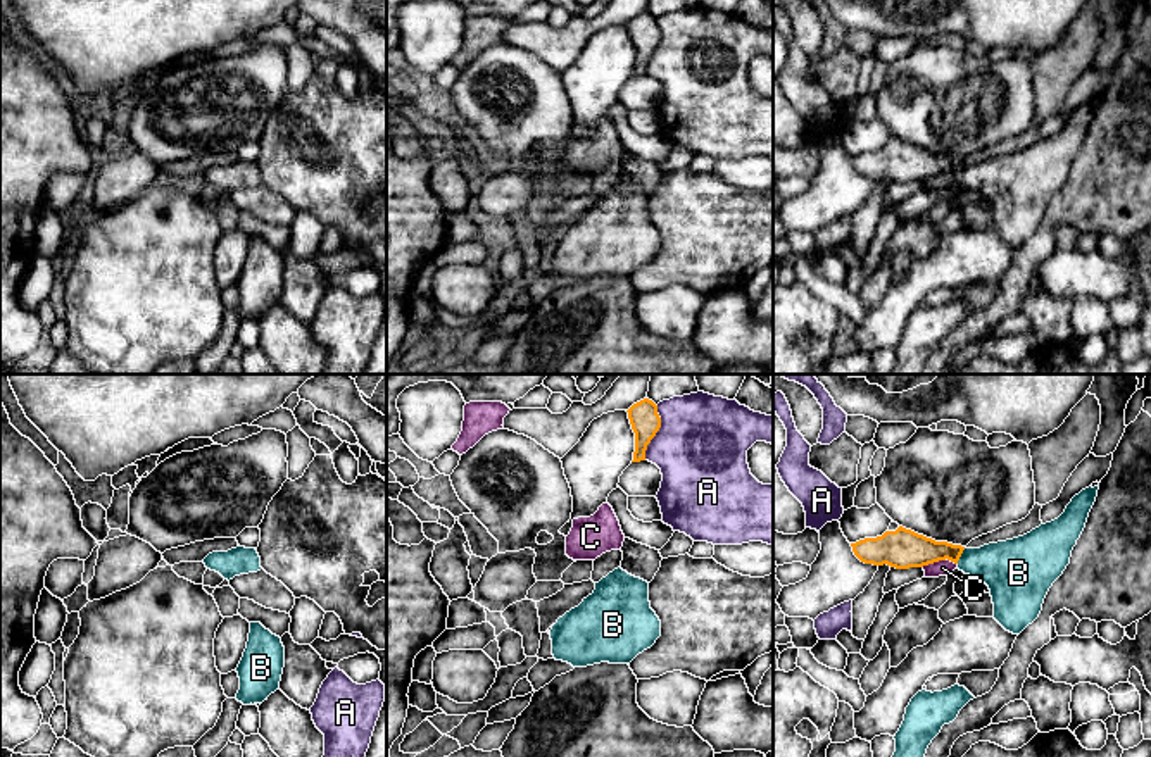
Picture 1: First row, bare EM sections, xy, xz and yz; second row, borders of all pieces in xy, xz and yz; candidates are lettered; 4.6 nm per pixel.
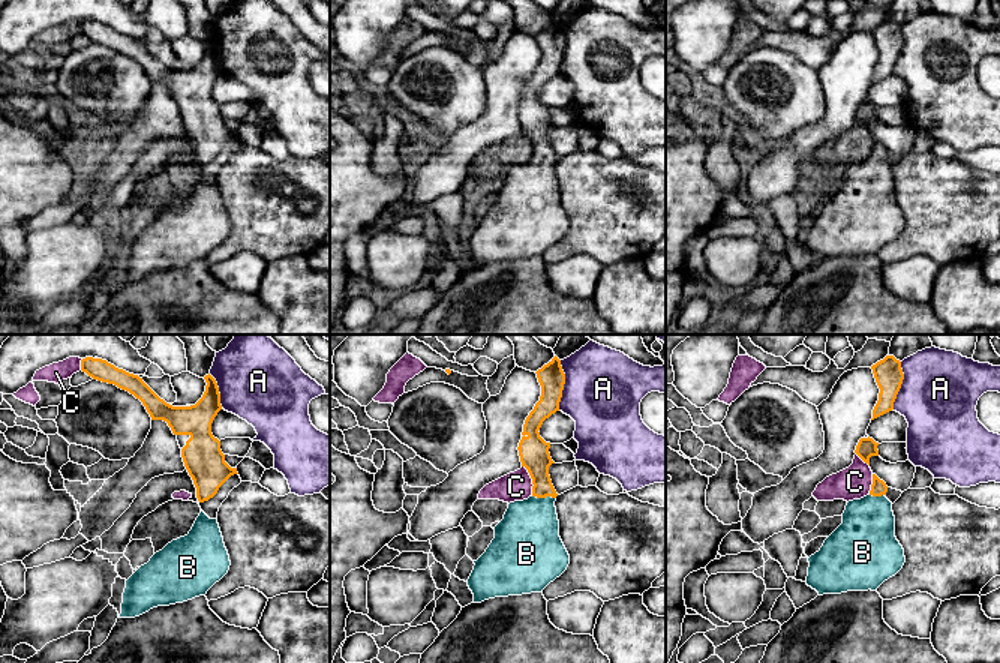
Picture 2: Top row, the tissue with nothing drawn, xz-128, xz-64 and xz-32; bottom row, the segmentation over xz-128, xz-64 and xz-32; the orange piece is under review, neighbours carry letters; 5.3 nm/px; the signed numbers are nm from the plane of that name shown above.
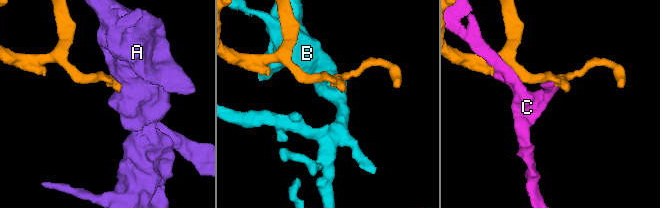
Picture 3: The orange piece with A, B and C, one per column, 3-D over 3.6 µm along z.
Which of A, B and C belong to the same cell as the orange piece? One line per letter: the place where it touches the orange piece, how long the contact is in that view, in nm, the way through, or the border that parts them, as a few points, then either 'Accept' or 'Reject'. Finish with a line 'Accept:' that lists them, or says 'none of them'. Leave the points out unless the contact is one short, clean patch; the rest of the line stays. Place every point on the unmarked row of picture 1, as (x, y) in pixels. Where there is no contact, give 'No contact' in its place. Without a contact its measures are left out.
A: Touches orange at xz (656, 45). Shared border 260 nm. Reject
B: Touches orange at yz (960, 169). Shared border 80 nm. Path across: yz (908, 162), (949, 164), (960, 169), (1012, 183). Accept
C: Touches orange at yz (939, 173). Shared border 170 nm. Reject
Accept: B

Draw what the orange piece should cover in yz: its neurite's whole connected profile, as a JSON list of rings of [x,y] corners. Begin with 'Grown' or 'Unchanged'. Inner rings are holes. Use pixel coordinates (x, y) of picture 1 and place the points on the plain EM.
Grown. [[[1099,100],[1082,103],[1058,133],[1023,150],[980,162],[935,155],[903,140],[851,160],[861,176],[896,183],[923,181],[946,172],[954,176],[959,185],[989,200],[992,231],[1006,245],[1020,248],[1039,231],[1049,202],[1070,178],[1098,103]]]

